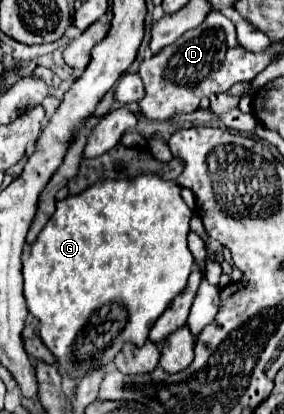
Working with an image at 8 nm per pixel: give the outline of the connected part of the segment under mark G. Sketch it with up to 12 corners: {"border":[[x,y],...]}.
{"border":[[156,174],[56,202],[22,258],[62,376],[142,346],[194,268]]}

